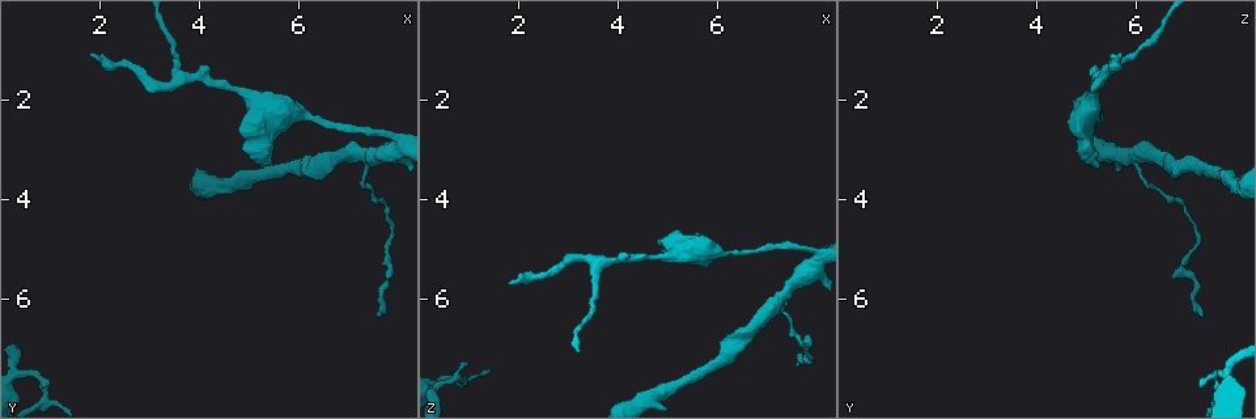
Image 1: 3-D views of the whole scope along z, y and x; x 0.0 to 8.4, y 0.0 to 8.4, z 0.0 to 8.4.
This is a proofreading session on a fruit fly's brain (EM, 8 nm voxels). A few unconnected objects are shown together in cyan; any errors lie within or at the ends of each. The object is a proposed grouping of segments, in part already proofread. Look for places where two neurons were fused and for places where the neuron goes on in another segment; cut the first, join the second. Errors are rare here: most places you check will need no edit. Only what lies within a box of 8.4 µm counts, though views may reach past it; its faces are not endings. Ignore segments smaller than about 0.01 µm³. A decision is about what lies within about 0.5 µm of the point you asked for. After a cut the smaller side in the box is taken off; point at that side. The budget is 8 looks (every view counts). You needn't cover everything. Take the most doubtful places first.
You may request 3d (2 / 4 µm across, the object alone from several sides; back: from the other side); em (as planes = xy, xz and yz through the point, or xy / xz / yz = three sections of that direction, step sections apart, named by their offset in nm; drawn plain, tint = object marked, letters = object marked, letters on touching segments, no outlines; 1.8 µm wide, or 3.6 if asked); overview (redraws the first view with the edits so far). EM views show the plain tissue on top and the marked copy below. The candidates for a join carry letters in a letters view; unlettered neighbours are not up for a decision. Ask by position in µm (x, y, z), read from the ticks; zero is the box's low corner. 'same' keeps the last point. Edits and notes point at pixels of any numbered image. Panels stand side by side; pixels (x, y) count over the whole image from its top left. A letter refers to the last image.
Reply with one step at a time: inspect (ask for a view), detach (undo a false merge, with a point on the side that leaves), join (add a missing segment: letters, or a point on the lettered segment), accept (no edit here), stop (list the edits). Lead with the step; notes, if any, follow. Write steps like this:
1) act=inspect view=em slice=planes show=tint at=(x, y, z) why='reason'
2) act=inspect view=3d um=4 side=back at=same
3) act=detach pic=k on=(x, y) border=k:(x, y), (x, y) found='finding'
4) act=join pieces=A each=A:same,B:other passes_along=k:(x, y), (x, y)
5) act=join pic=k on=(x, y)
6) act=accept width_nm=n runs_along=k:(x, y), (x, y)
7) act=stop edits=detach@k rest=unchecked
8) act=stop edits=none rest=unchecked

act=inspect view=em slice=planes show=letters at=(1.85, 1.05, 5.65) why='an open end'

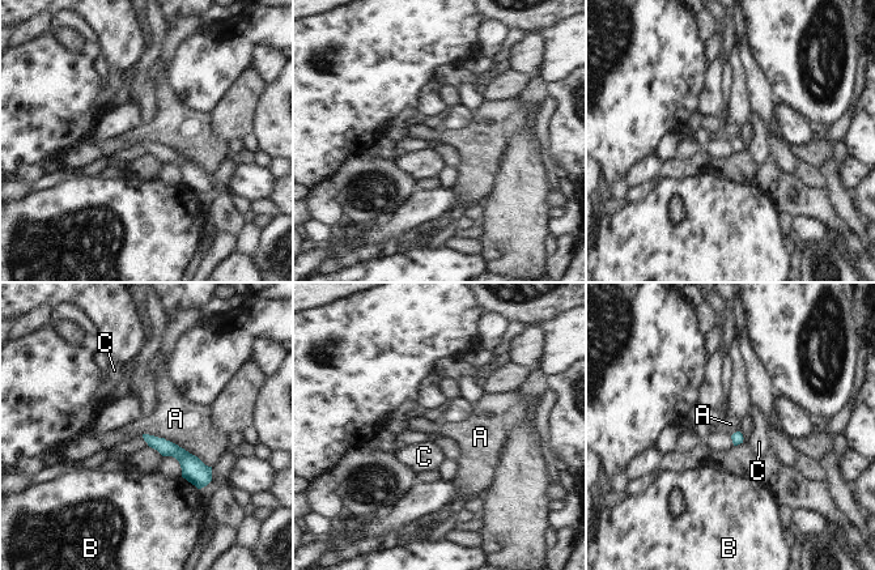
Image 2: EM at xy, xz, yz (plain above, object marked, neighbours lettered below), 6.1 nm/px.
act=accept each=A:other,B:other,C:other border=2:(141, 434), (164, 437), (211, 467) found='no lettered segment goes on from it'

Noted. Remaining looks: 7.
act=inspect view=em slice=planes show=letters at=(3.55, 1.55, 5.30) why='two arms in line, one across'

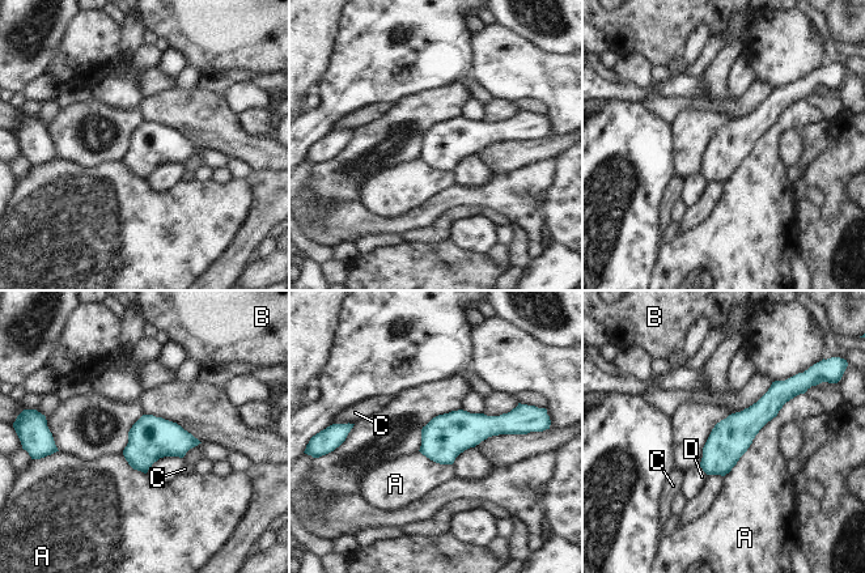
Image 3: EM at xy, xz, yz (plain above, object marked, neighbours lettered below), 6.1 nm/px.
act=accept each=A:other,B:other,C:other,D:other runs_along=3:(789, 387), (781, 391), (706, 467) found='all the same neuron'

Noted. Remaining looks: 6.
act=inspect view=3d um=4 at=(7.35, 3.15, 5.85) why='side arm on a straight run'

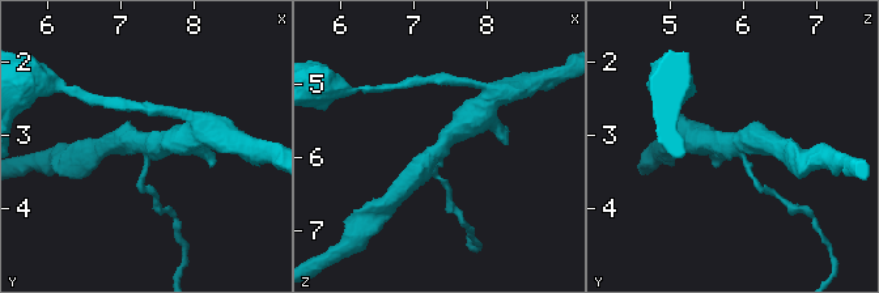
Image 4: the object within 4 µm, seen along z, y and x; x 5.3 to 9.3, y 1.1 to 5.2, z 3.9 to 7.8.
act=inspect view=em slice=xz step=8 show=tint at=(7.35, 3.10, 5.85) arms=3 why='shape alone is not enough'

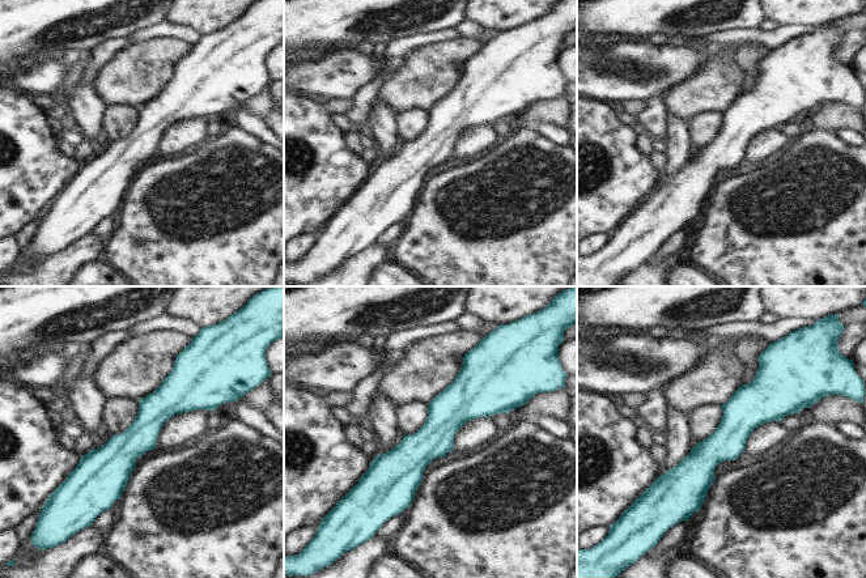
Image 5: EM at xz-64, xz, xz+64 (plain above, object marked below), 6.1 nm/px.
act=inspect view=em slice=planes show=letters at=same

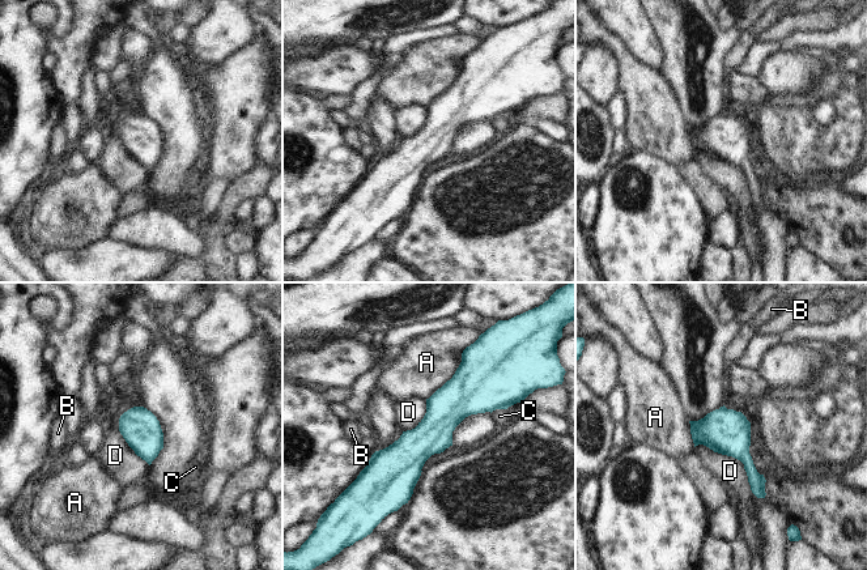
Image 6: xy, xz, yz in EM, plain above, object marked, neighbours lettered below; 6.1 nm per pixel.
act=accept width_nm=240 each=A:other,B:other,C:other,D:other border=6:(695, 446), (736, 458), (753, 493) found='continuous, no second neuron'

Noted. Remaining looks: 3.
act=inspect view=3d um=4 at=(5.80, 2.25, 5.00) why='small branch off a trunk'

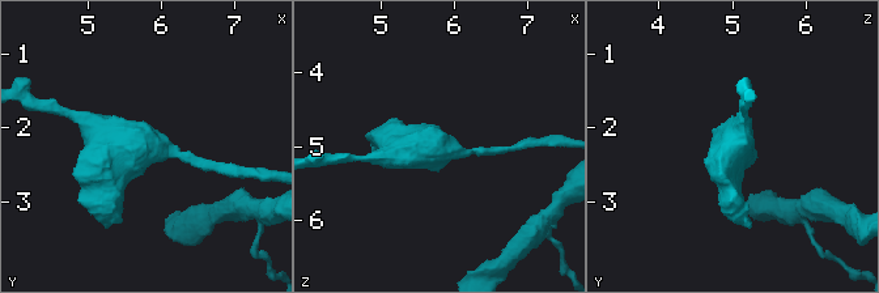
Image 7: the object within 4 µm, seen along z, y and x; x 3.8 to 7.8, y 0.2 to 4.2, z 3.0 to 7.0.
act=inspect view=em um=3.6 slice=planes show=letters at=(5.80, 2.30, 5.05)

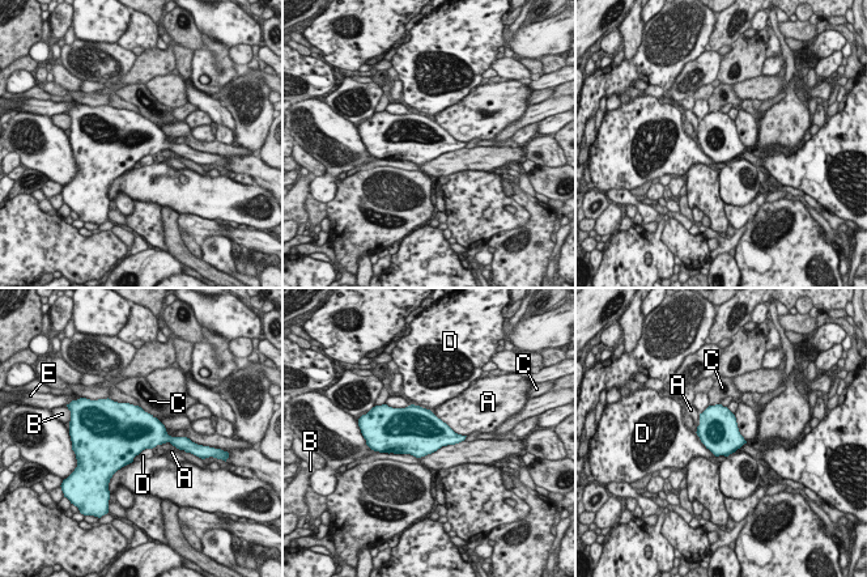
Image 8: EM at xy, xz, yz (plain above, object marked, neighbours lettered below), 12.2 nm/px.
act=accept each=A:other,B:other,C:other,D:other,E:other border=8:(695, 432), (715, 455) found='one neuron here'

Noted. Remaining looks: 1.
act=stop edits=none rest=unchecked

